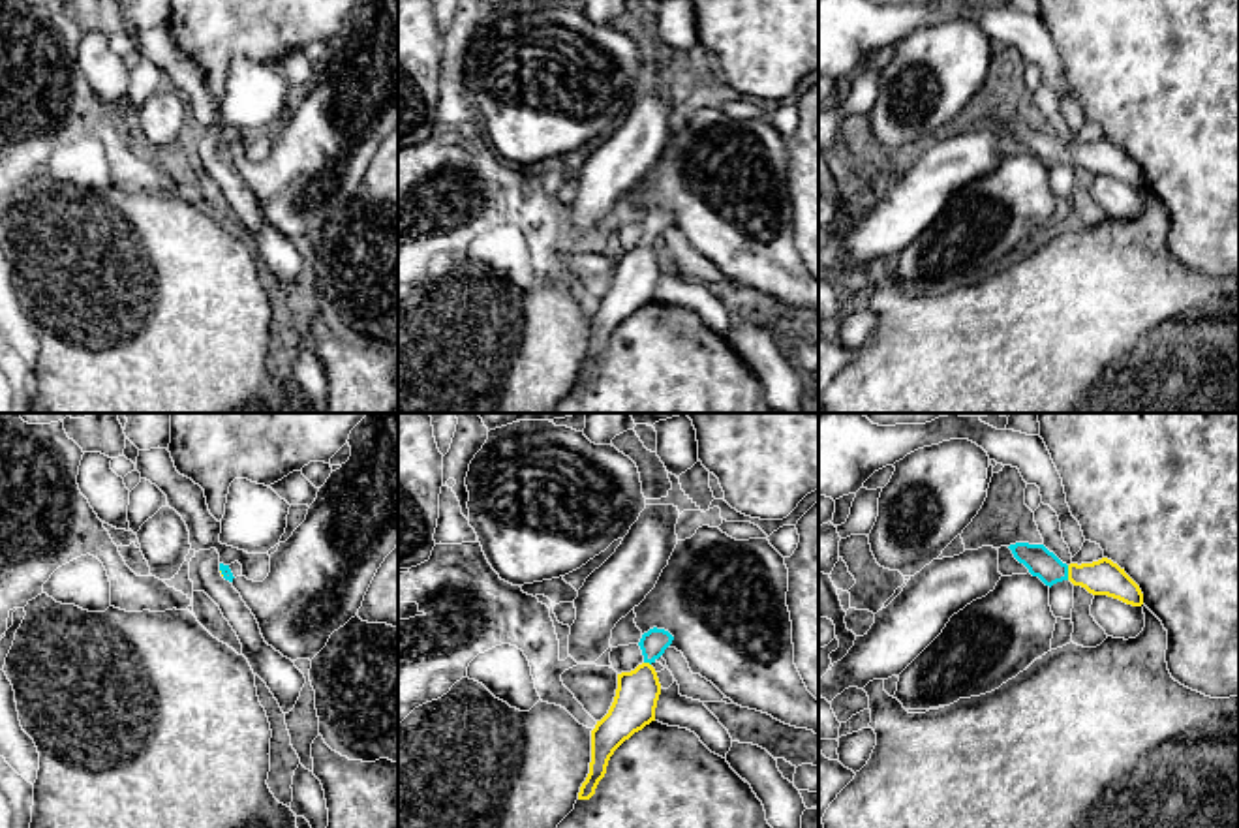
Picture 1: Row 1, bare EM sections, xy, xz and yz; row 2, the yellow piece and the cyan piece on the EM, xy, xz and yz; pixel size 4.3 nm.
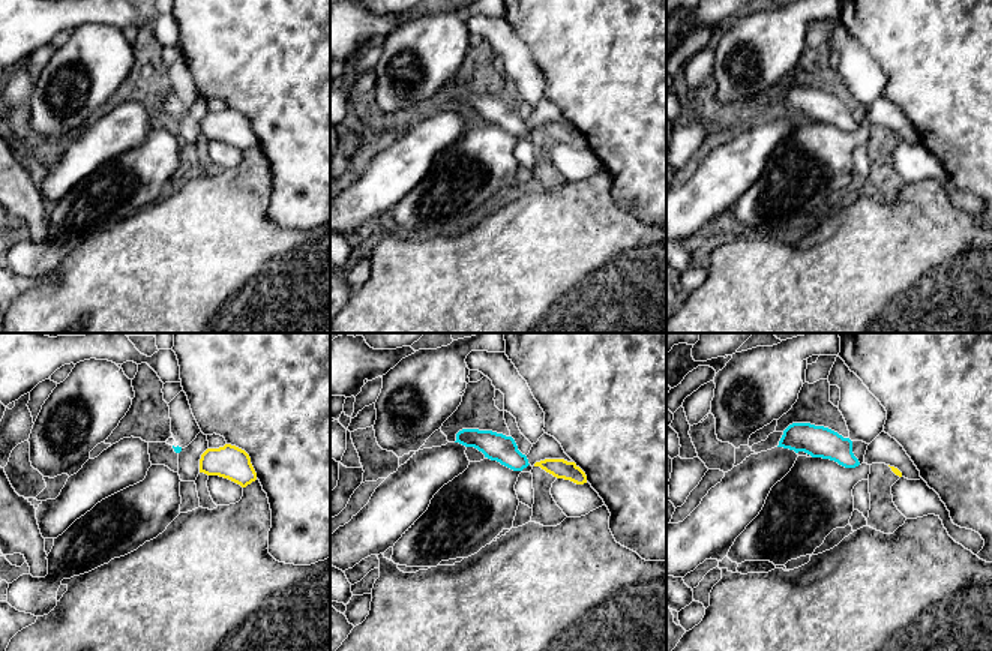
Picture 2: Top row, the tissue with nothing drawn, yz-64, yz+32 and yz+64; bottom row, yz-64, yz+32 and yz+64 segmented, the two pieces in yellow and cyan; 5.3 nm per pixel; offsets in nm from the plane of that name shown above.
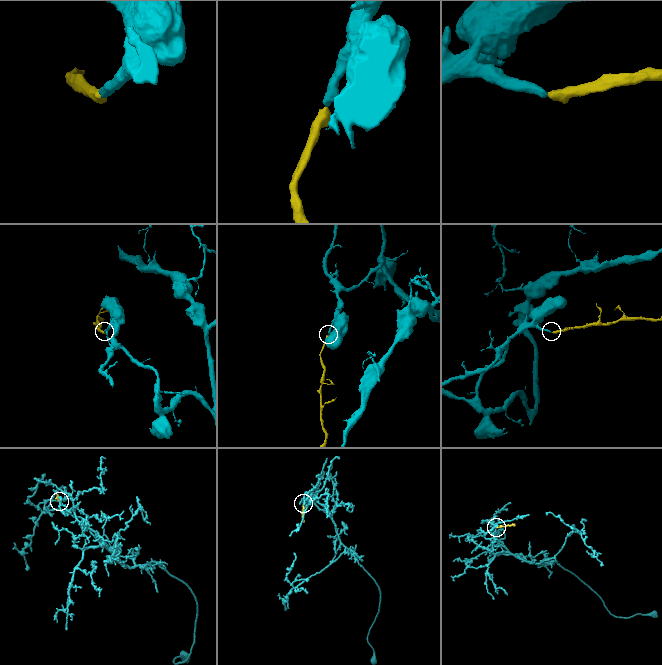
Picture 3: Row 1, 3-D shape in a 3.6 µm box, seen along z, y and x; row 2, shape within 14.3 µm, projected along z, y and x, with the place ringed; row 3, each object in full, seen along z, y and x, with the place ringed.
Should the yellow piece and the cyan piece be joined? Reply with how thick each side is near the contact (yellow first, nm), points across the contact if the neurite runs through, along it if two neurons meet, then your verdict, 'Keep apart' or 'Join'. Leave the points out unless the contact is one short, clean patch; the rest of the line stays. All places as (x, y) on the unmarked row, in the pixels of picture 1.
Thickness 150 nm (yellow) against 120 nm. Path across: yz (1102, 156), (1069, 153), (1054, 151), (1037, 138). Join

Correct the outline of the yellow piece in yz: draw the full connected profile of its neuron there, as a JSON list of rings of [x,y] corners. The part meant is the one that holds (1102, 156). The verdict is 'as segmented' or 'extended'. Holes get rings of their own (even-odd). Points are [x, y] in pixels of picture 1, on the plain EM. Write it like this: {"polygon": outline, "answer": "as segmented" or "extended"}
{"polygon": [[[1016,122],[1008,126],[1014,137],[1023,143],[1032,156],[1046,165],[1070,160],[1074,165],[1085,167],[1093,175],[1108,175],[1132,186],[1143,184],[1140,165],[1108,137],[1093,143],[1063,143],[1044,124]]], "answer": "extended"}

